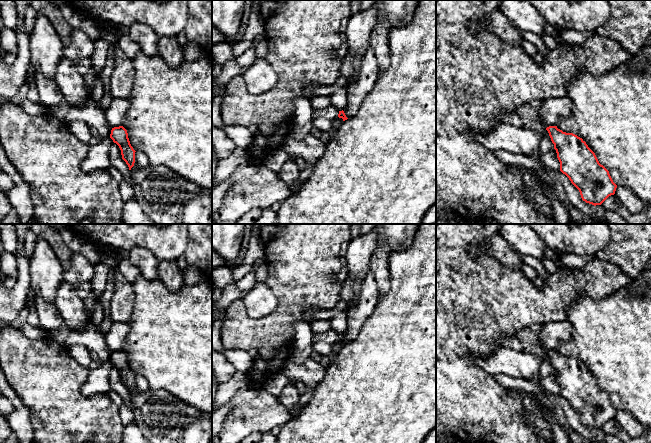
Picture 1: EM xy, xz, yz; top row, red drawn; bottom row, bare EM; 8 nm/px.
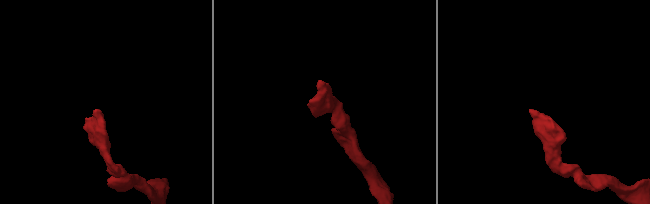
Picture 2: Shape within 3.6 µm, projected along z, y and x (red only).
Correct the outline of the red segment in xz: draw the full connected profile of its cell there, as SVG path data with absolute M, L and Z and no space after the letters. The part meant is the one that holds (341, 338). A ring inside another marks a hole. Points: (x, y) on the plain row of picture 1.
M332 329L319 334L312 335L312 350L323 356L329 357L332 353L333 345L337 342L342 342L343 345L347 344L344 335L339 335Z

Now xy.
M92 321L82 329L68 329L63 325L48 331L48 337L67 348L73 345L85 346L92 360L99 365L110 361L119 370L129 394L134 390L136 375L130 368L127 354L123 350L112 352L105 342L105 334Z

